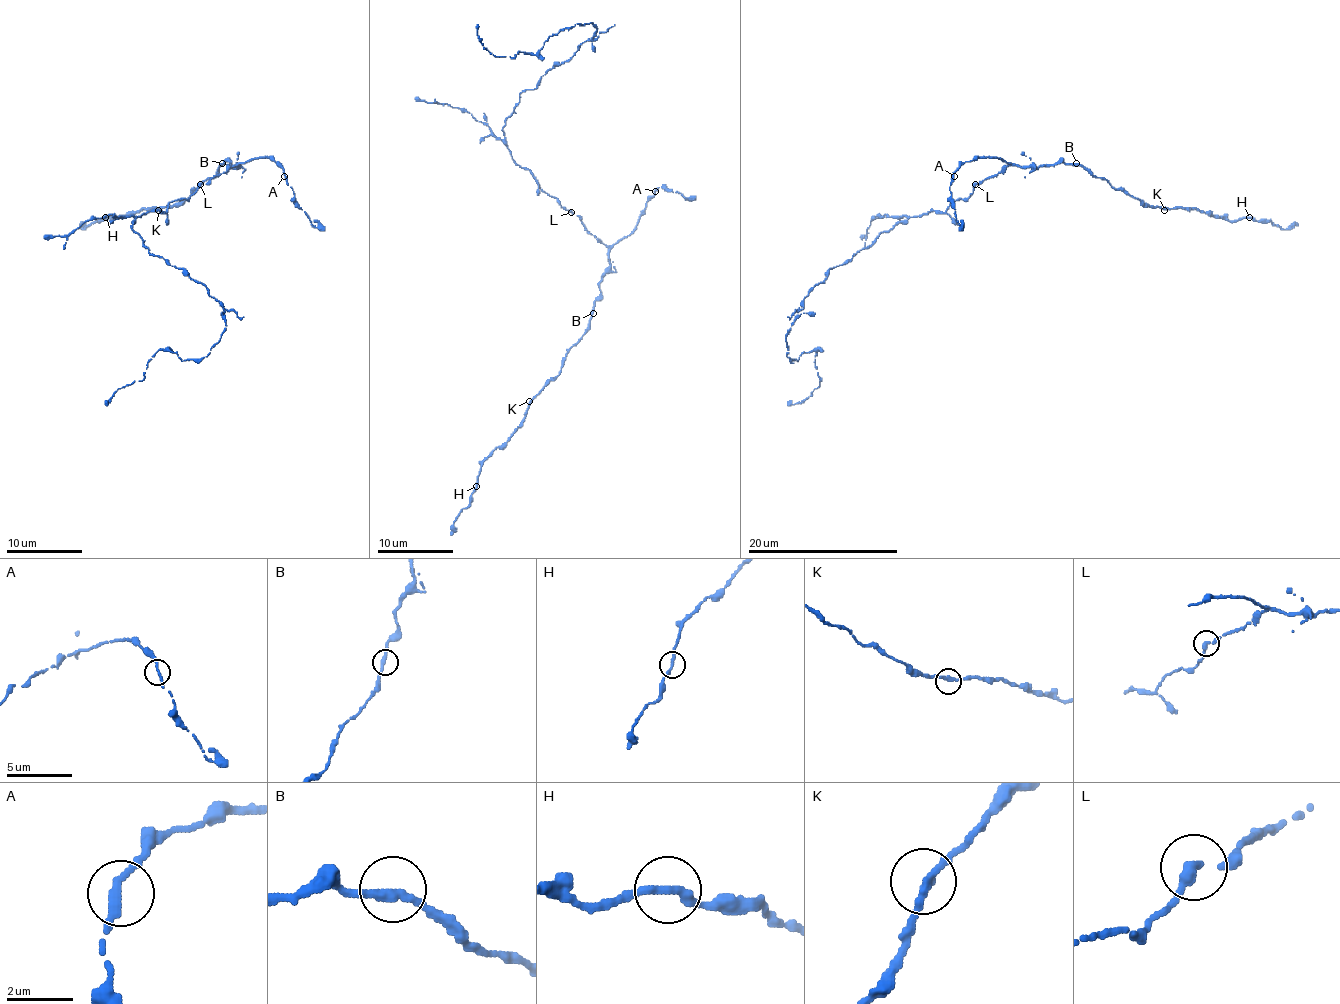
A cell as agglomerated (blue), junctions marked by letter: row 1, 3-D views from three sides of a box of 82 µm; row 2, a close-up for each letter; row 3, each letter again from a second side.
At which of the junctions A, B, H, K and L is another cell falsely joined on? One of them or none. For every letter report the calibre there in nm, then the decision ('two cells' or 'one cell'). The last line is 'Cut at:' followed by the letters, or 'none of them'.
A: calibre 260 nm; one cell
B: calibre 280 nm; one cell
H: calibre 280 nm; one cell
K: calibre 260 nm; one cell
L: calibre 240 nm; one cell
Cut at: none of them

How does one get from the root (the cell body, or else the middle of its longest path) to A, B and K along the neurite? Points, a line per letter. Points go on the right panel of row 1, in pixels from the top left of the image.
A: (948, 208), (1008, 163), (974, 157), (954, 176)
B: (948, 208), (954, 200), (967, 199), (976, 183), (995, 176), (1010, 165), (1038, 167), (1061, 161), (1076, 163)
K: (948, 208), (1010, 165), (1063, 161), (1082, 165), (1115, 189), (1164, 210)

